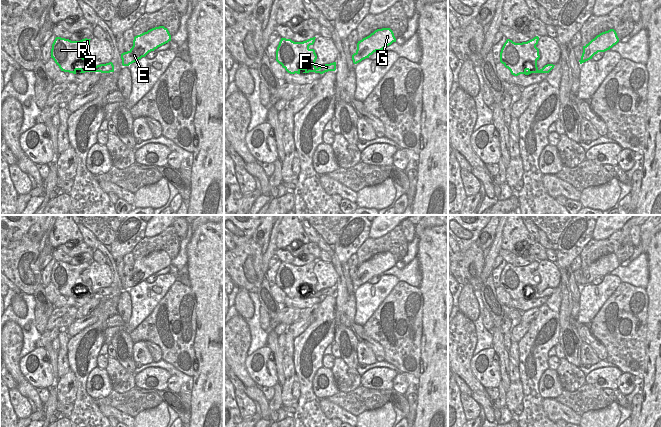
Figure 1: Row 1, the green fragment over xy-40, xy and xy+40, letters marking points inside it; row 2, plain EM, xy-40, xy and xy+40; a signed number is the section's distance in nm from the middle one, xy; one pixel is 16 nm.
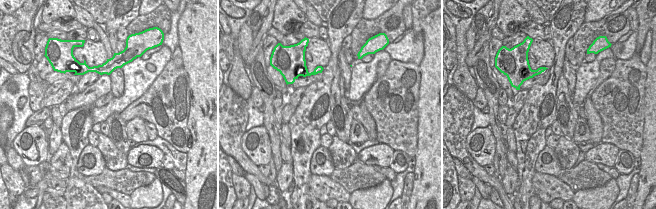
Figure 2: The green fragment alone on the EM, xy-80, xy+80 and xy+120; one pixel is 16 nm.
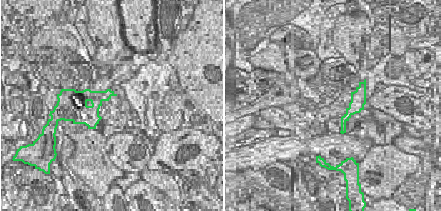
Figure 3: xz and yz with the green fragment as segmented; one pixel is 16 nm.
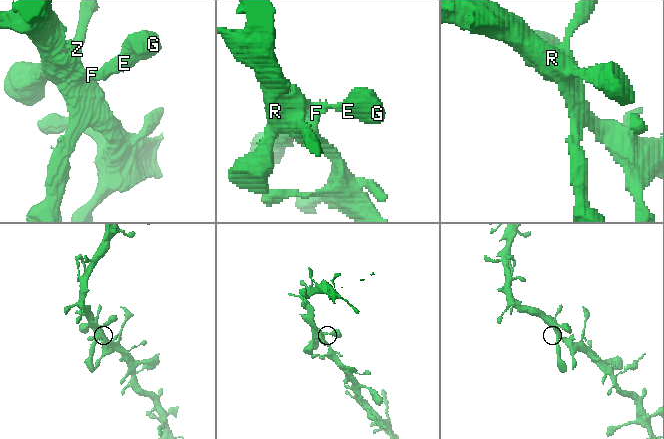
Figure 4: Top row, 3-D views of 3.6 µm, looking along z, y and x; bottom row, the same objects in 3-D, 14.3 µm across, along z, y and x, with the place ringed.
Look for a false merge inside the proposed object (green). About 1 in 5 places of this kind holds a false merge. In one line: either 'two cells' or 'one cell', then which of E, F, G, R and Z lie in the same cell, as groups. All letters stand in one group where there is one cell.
one cell | E F G R Z

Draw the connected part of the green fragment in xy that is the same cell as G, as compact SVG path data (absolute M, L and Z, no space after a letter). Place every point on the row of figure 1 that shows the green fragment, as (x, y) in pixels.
M390 28L377 29L369 36L363 38L357 43L357 50L352 55L354 64L369 58L376 51L381 51L385 47L396 42L393 31Z

